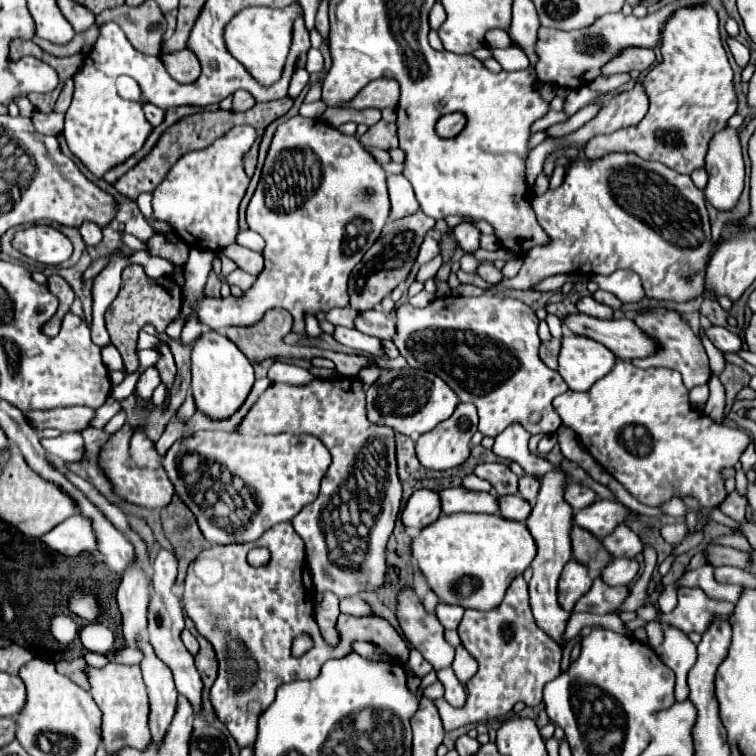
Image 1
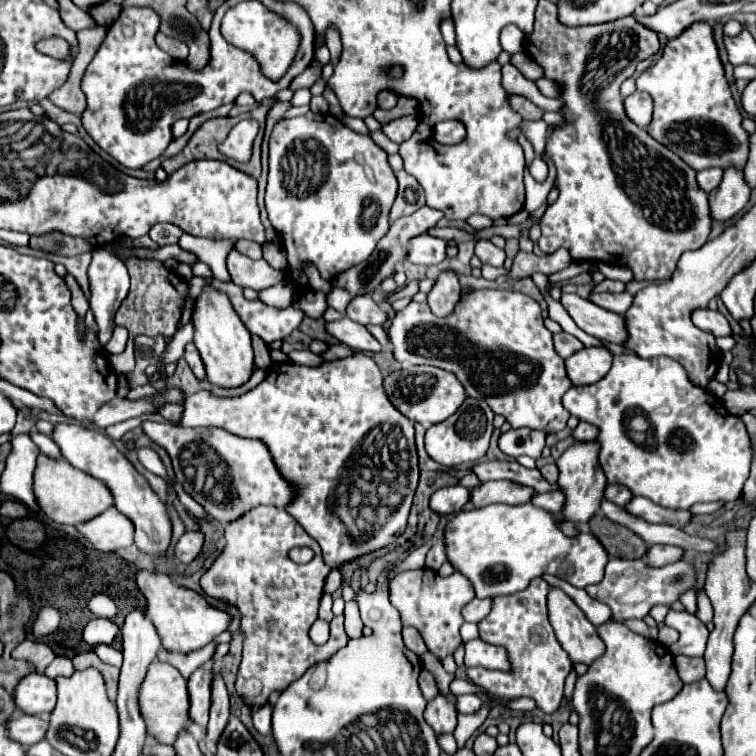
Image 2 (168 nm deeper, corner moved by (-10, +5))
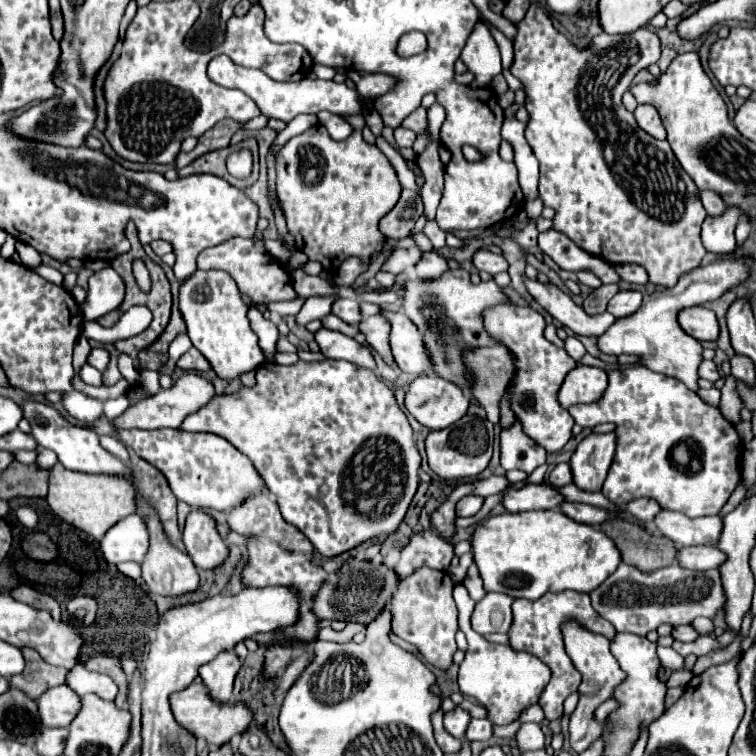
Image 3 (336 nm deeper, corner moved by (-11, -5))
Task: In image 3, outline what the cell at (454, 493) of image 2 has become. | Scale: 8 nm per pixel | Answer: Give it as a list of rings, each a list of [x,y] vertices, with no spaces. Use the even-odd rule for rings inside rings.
[[[464,496],[458,504],[456,504],[456,516],[476,516],[478,510],[482,508],[484,498],[482,496]]]

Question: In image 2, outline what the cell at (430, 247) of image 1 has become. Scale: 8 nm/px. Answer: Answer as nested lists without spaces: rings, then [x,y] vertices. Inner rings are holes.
[[[421,234],[411,238],[411,246],[407,250],[407,260],[413,264],[423,264],[423,266],[433,266],[445,260],[445,240]]]

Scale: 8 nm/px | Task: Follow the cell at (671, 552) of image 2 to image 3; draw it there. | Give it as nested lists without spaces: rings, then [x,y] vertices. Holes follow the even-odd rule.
[[[690,546],[678,548],[676,560],[682,568],[688,570],[710,570],[718,568],[724,562],[724,554],[716,546]]]

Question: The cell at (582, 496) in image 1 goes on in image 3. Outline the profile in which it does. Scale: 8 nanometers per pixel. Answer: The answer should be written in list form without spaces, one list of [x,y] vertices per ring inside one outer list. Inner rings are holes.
[[[638,498],[638,500],[630,500],[626,504],[626,510],[638,518],[638,520],[644,520],[644,522],[652,522],[652,516],[656,516],[656,512],[660,510],[660,506],[654,502],[654,500],[648,500],[648,498]]]

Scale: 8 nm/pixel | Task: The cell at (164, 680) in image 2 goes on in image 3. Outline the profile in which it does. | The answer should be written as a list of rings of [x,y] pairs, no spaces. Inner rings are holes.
[[[192,682],[186,690],[180,690],[180,692],[174,692],[170,696],[170,708],[172,708],[172,714],[176,718],[176,722],[188,730],[196,740],[198,738],[204,738],[206,744],[224,744],[228,740],[232,740],[236,734],[244,732],[244,728],[248,728],[250,720],[252,720],[252,712],[244,706],[244,704],[212,704],[212,700],[208,700],[208,694],[204,692],[204,686],[198,684],[198,682]]]

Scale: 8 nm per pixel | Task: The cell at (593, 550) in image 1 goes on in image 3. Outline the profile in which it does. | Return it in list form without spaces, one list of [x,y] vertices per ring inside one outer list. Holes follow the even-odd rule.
[[[610,518],[600,524],[600,530],[608,532],[608,538],[612,538],[622,554],[622,562],[638,570],[648,572],[676,562],[676,548],[672,542],[662,536],[648,534],[636,524]]]

